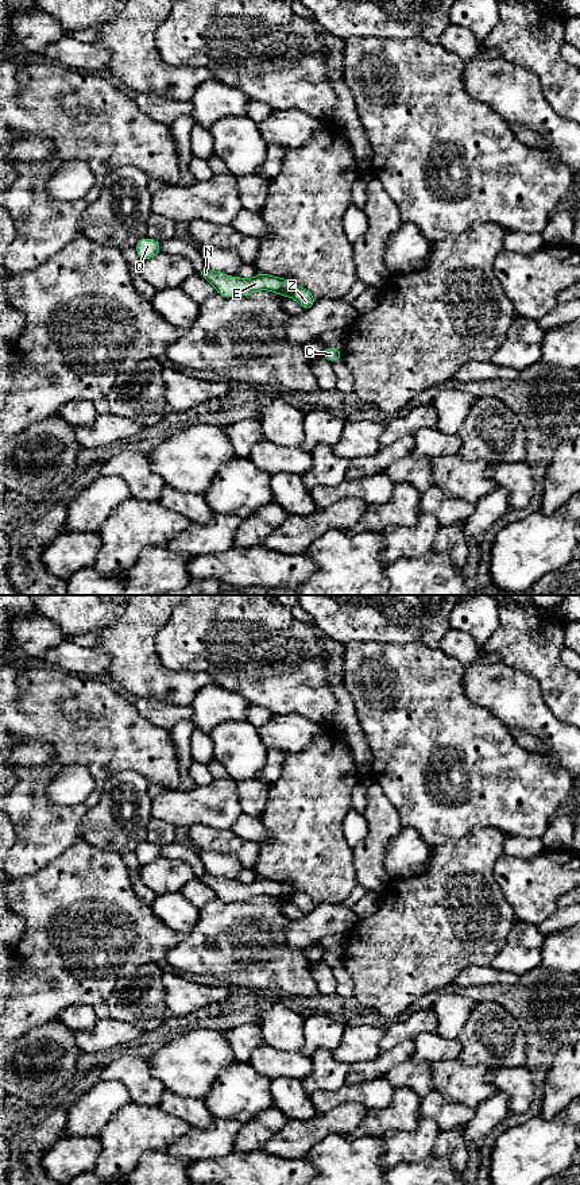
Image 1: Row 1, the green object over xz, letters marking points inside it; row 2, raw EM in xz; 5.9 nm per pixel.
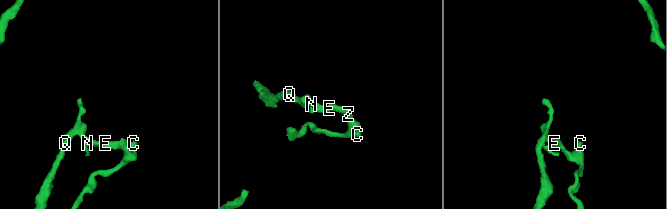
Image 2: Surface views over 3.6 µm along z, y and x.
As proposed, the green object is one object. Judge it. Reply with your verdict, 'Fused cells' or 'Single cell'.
Fused cells

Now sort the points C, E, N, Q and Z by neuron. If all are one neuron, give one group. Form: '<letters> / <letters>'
C Z / E N Q

